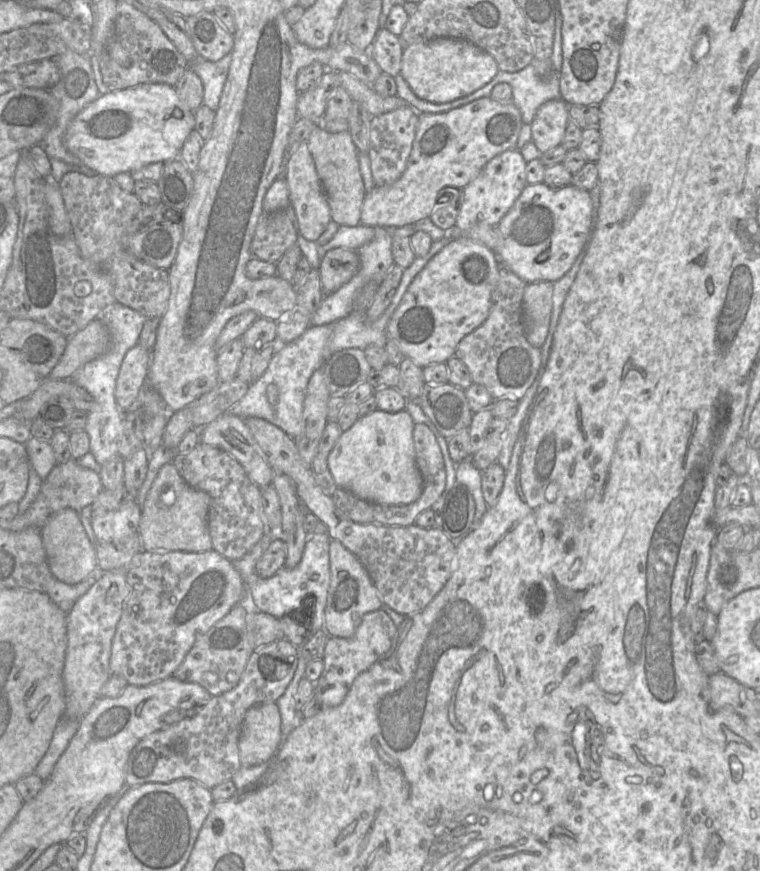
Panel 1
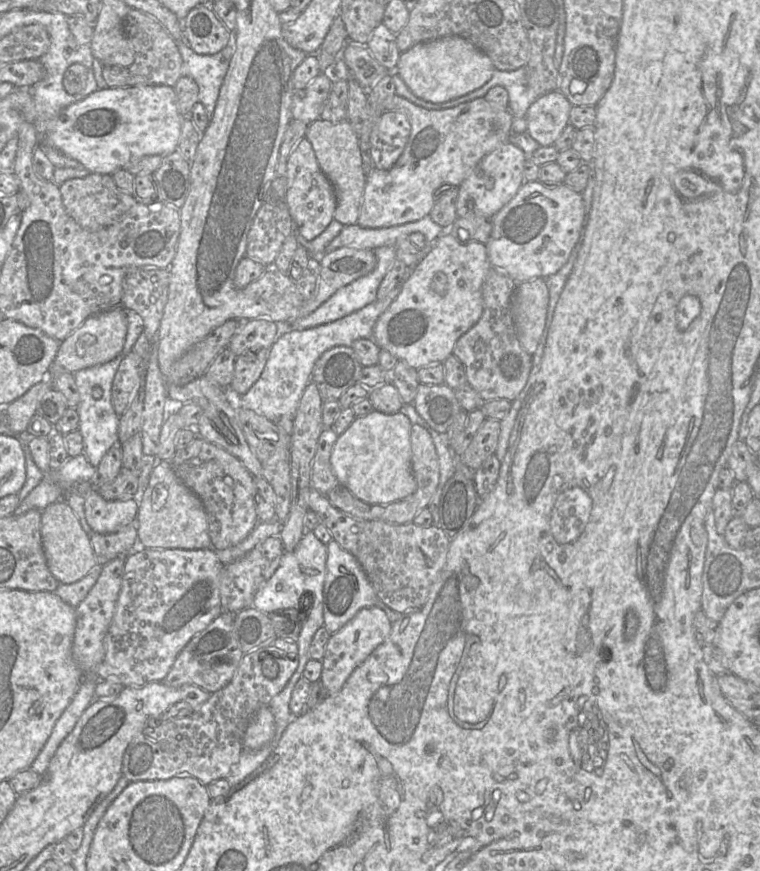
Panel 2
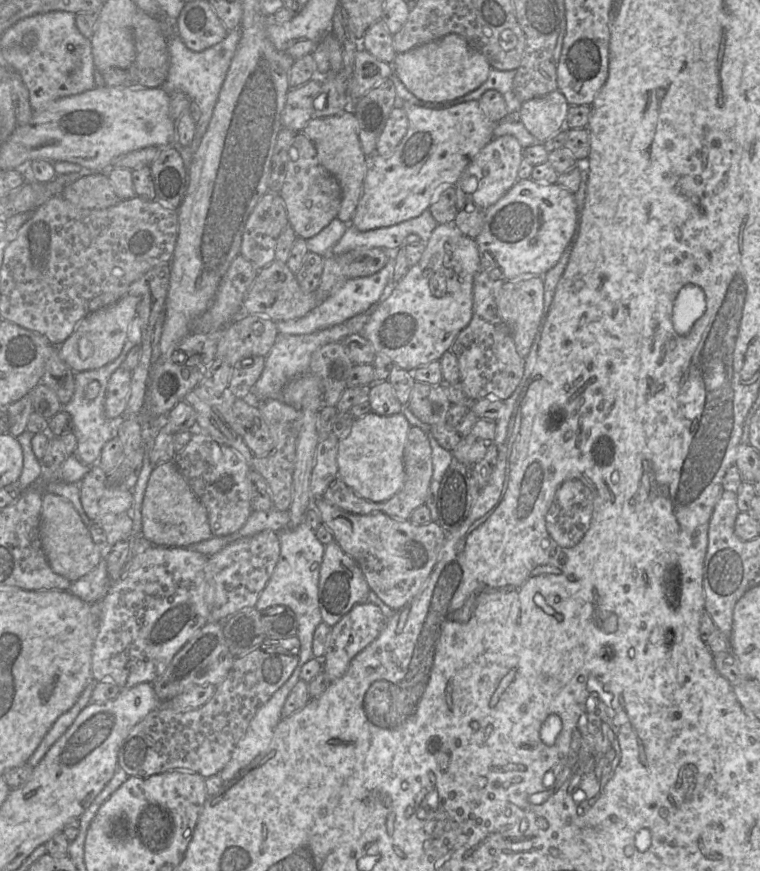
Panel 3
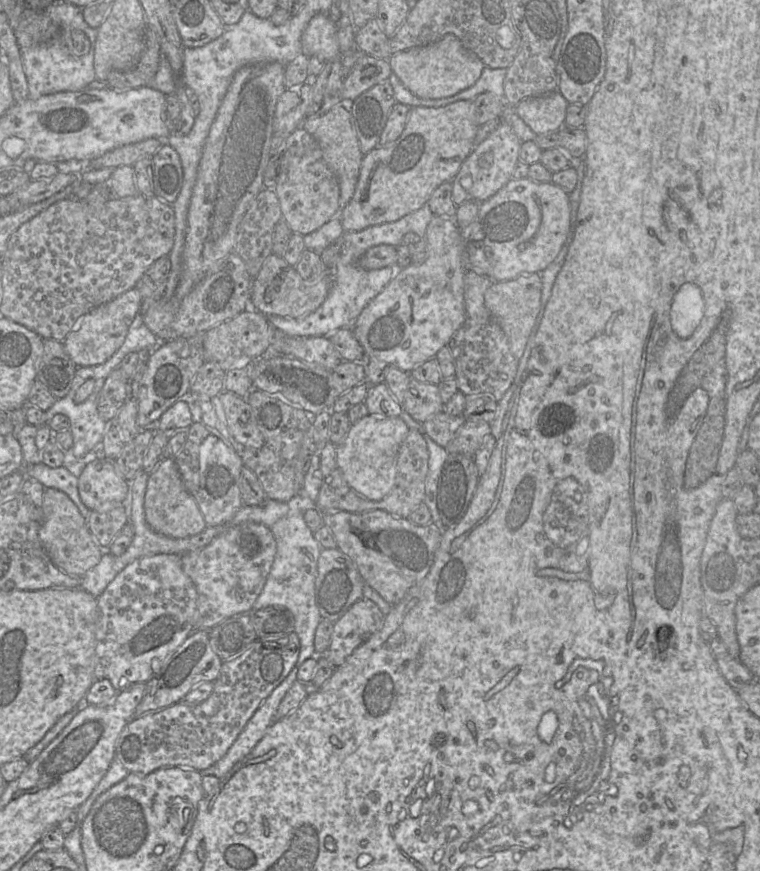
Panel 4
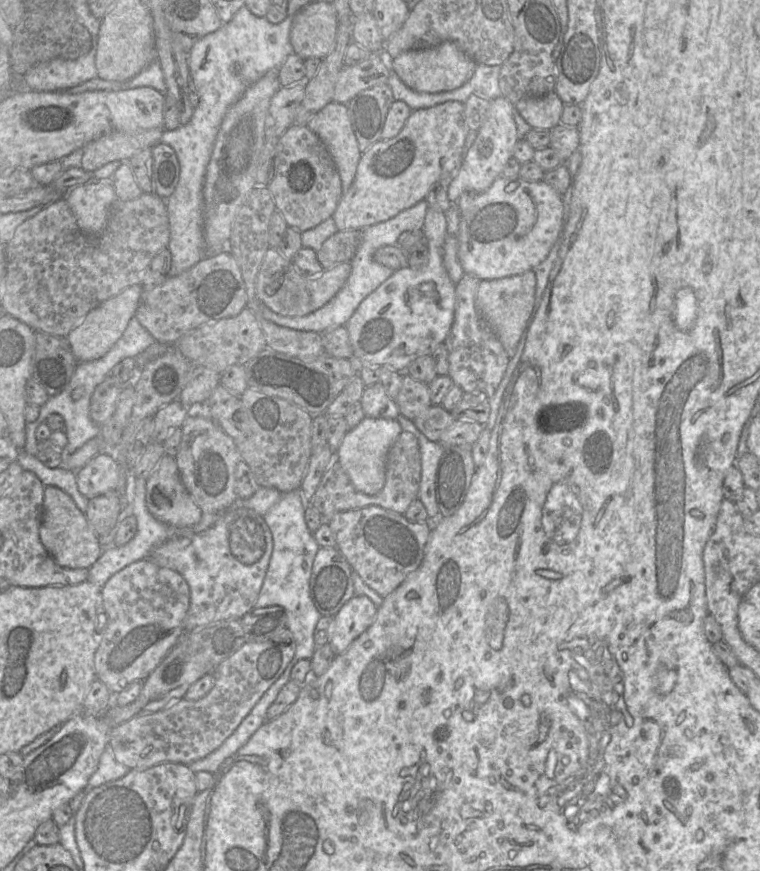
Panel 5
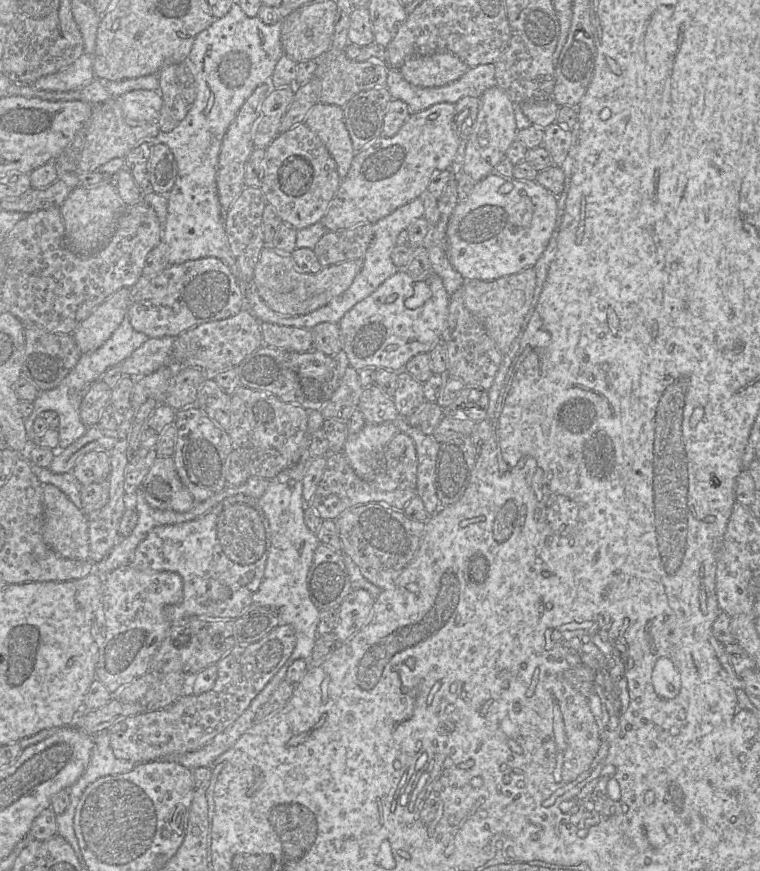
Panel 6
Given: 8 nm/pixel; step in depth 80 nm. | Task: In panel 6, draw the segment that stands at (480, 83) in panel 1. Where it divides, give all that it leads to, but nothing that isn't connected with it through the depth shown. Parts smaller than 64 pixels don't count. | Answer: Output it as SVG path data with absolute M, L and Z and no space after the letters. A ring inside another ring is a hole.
M449 52L413 57L399 68L403 77L419 87L441 87L458 80L469 66Z

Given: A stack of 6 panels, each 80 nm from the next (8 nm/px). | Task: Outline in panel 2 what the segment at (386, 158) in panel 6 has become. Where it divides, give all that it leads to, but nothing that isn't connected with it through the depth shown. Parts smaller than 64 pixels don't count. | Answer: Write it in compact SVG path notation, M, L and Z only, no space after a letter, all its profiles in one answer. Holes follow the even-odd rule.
M395 94L383 102L383 109L403 112L410 122L411 132L402 154L390 169L380 170L373 167L370 172L367 172L357 221L357 224L364 228L396 226L418 221L429 215L436 198L443 190L440 188L443 186L458 187L485 155L508 142L514 118L509 109L490 103L484 97L447 109L429 110Z

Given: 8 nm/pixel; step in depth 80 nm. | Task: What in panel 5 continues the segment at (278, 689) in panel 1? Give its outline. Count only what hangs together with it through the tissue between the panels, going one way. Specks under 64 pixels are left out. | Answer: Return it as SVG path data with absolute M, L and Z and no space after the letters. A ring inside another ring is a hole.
M286 629L264 642L247 642L215 669L215 684L211 691L198 700L182 698L154 713L132 718L113 727L109 744L116 760L130 769L146 769L154 765L171 762L189 765L216 750L240 725L262 695L278 680L291 662L296 651L293 633Z

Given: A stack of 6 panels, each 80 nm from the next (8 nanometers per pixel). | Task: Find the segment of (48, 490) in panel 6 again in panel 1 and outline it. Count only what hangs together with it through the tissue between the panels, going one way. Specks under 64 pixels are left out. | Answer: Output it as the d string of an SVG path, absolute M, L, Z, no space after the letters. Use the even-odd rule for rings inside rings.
M65 508L51 514L41 529L41 536L50 571L57 580L75 585L98 567L95 545L89 540L75 510Z

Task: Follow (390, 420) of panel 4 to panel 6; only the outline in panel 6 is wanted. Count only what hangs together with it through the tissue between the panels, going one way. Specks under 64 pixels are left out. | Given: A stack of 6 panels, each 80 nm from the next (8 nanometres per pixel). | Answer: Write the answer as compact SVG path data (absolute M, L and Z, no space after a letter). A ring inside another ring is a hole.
M395 422L366 423L358 433L347 438L343 452L361 479L365 481L374 479L380 452L398 432L400 430Z

